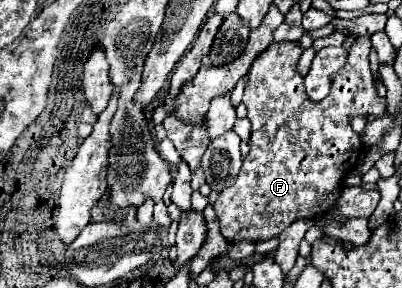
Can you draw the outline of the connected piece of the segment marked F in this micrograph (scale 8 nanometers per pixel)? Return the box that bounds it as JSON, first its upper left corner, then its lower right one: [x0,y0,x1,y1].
[214,38,386,240]

